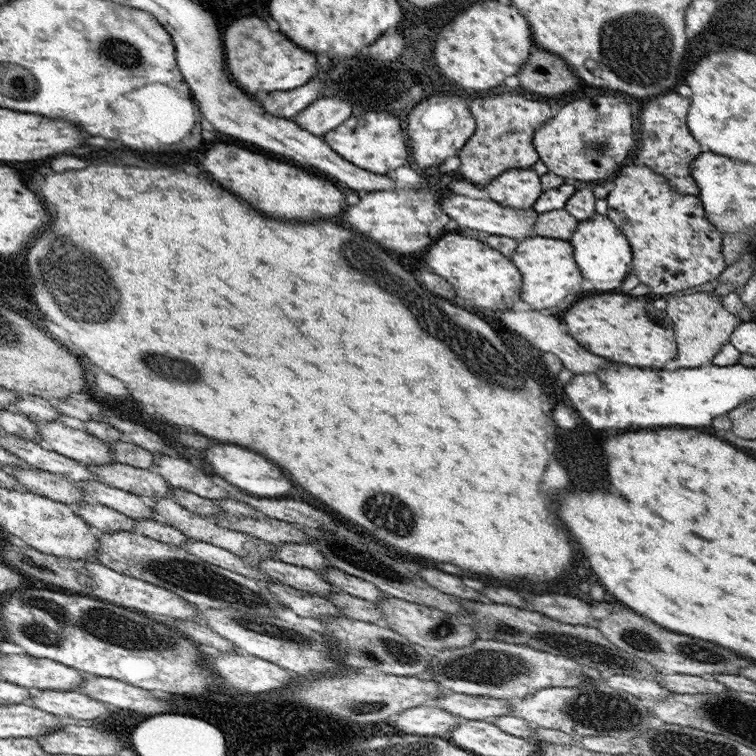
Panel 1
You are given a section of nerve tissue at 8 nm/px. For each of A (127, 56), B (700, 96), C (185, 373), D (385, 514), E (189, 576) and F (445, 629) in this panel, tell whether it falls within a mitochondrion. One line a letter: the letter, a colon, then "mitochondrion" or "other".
A: mitochondrion
B: other
C: mitochondrion
D: mitochondrion
E: mitochondrion
F: mitochondrion

